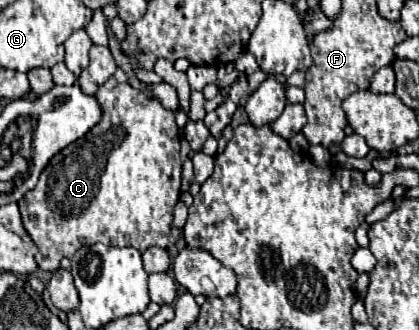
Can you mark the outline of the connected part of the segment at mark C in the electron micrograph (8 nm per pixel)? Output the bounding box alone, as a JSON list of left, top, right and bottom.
[19,76,183,270]

